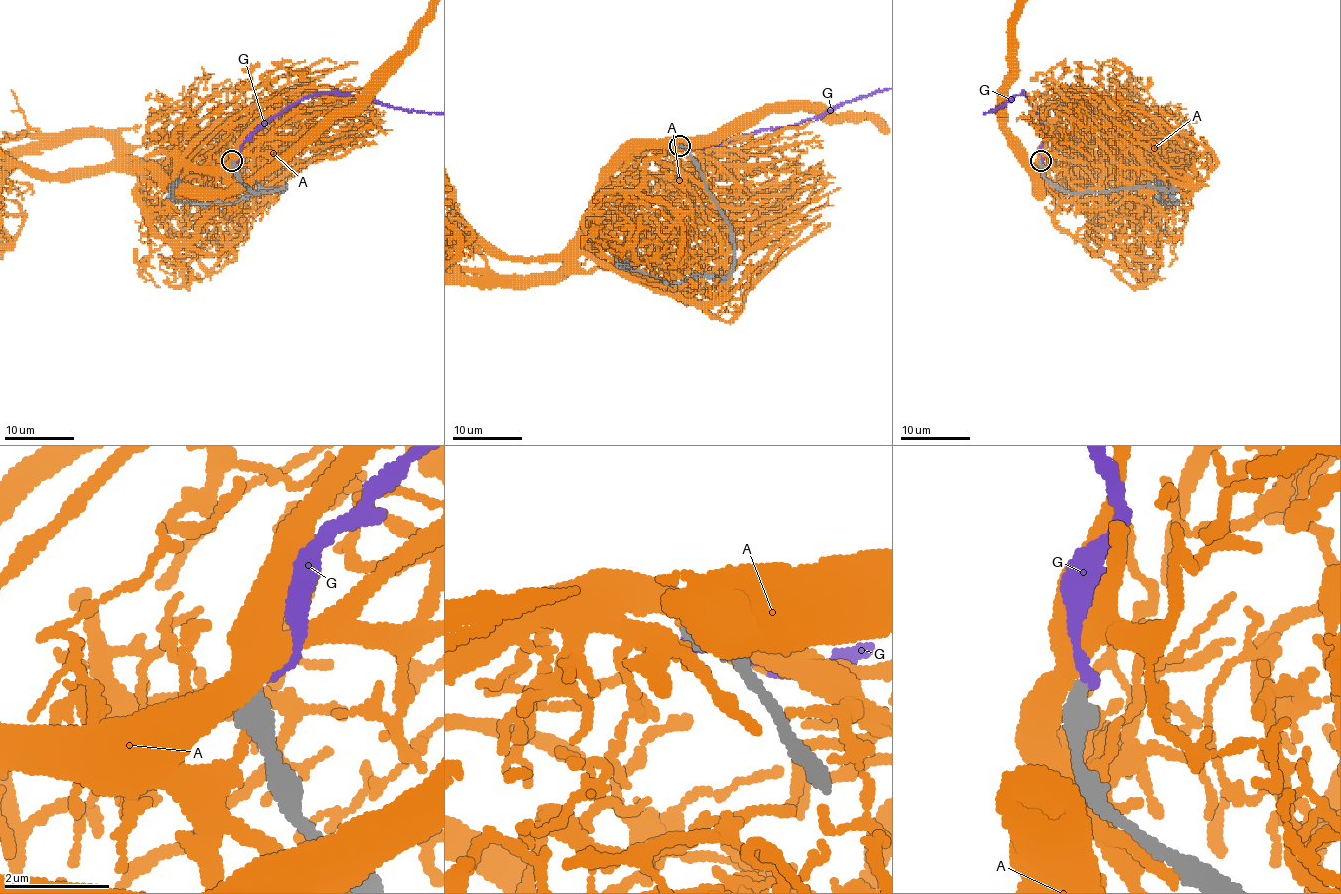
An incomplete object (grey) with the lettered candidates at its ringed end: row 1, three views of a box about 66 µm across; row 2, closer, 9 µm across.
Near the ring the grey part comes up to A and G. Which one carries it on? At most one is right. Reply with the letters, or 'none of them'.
none of them

